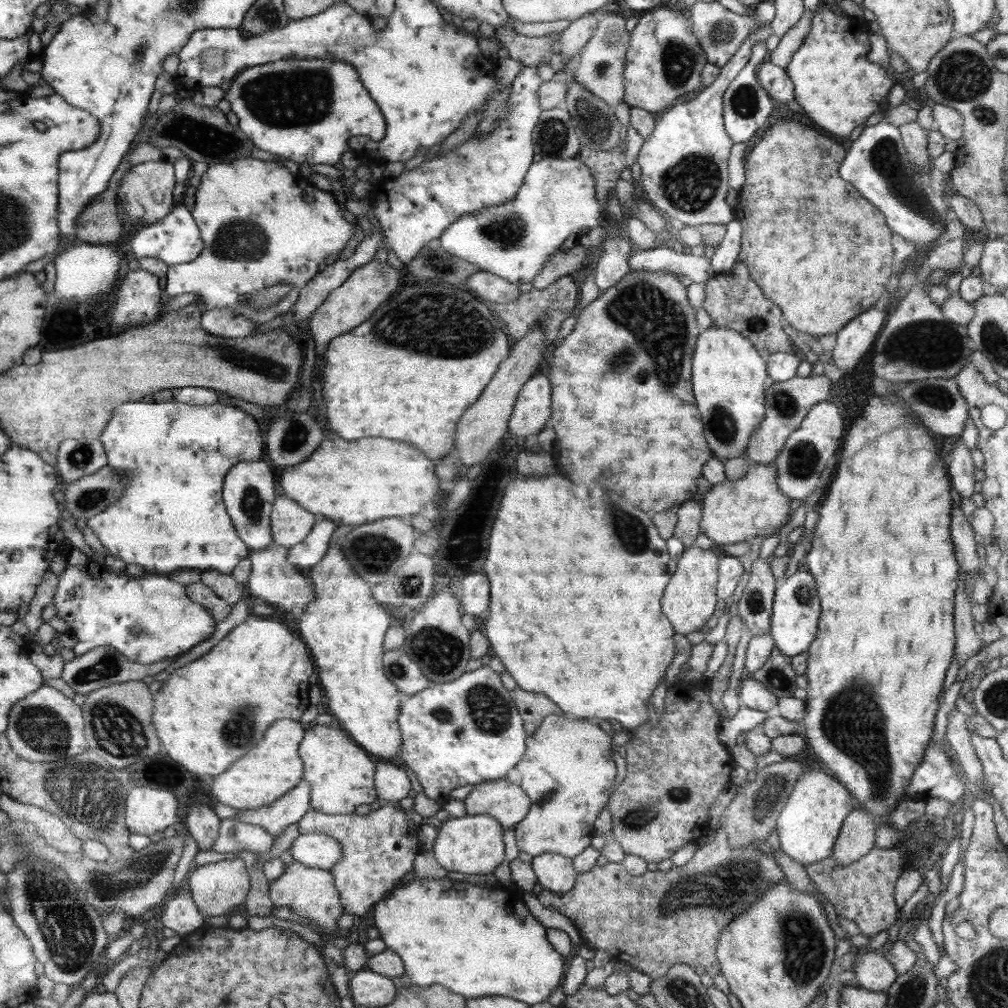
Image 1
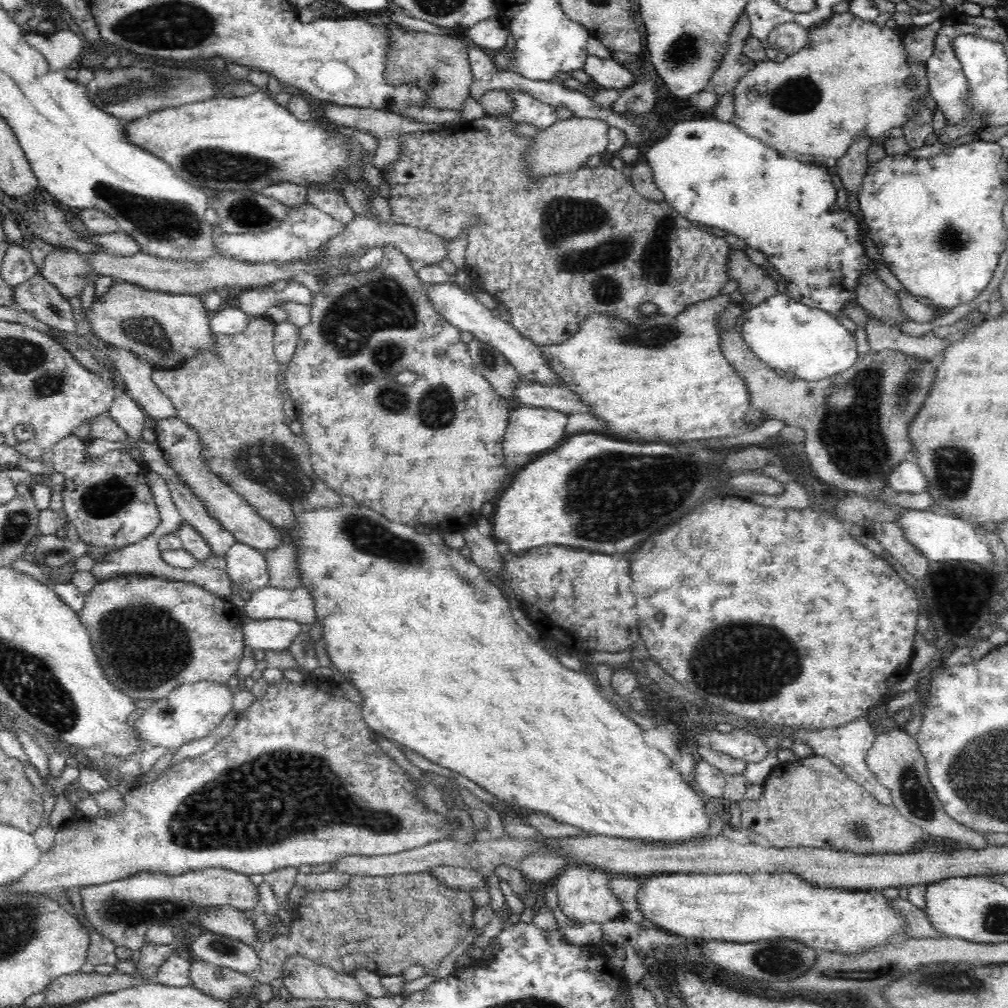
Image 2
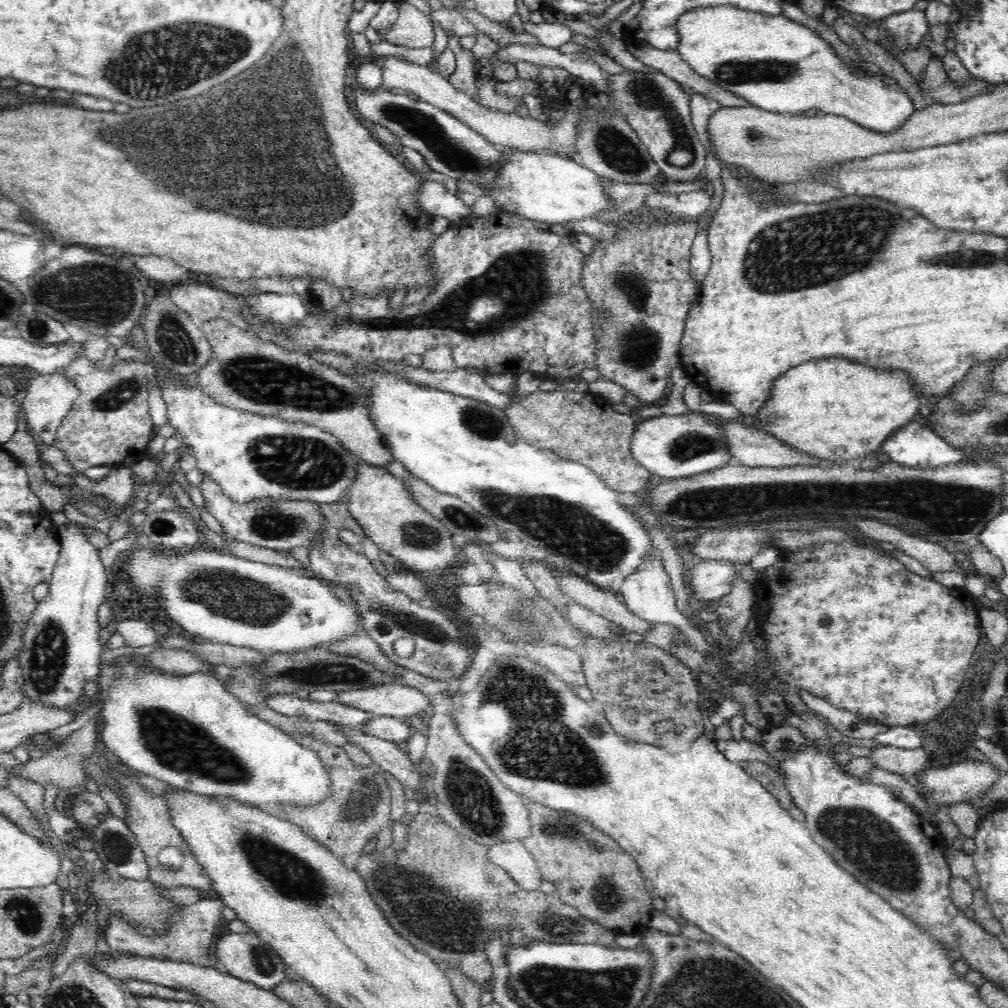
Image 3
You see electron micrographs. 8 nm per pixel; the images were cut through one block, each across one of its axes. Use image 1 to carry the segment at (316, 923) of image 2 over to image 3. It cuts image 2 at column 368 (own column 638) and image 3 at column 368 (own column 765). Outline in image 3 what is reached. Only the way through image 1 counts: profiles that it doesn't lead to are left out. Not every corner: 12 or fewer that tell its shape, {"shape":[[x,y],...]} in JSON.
{"shape":[[437,815],[354,868],[390,926],[481,985],[485,949],[615,946]]}

